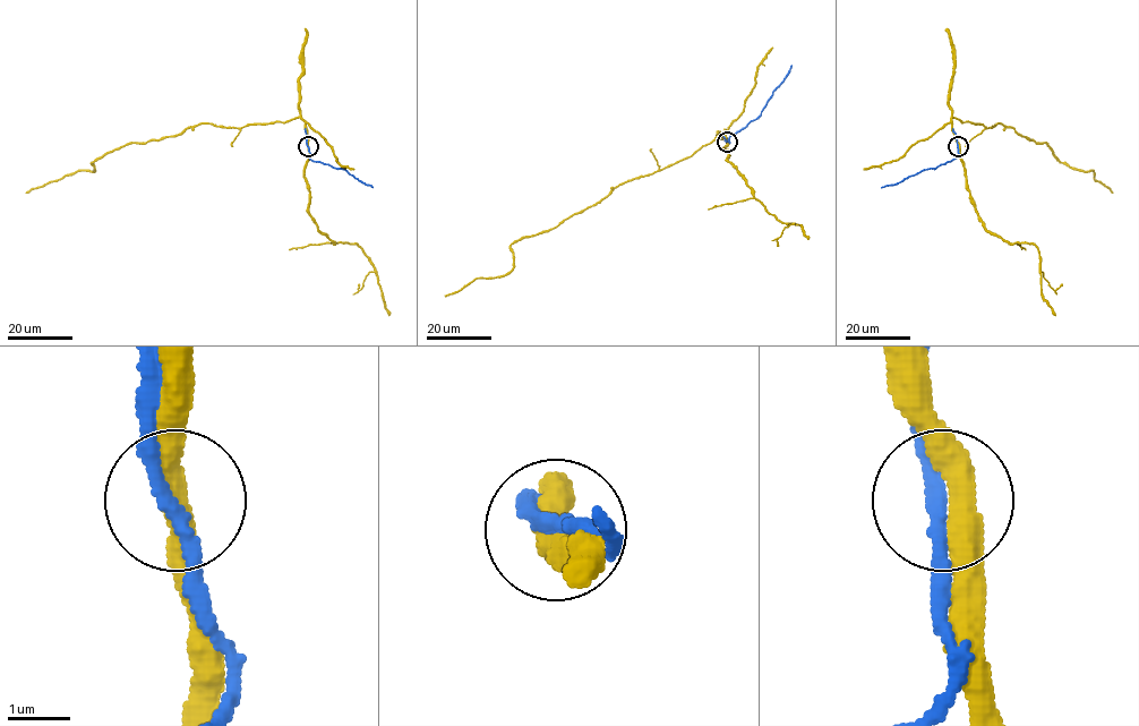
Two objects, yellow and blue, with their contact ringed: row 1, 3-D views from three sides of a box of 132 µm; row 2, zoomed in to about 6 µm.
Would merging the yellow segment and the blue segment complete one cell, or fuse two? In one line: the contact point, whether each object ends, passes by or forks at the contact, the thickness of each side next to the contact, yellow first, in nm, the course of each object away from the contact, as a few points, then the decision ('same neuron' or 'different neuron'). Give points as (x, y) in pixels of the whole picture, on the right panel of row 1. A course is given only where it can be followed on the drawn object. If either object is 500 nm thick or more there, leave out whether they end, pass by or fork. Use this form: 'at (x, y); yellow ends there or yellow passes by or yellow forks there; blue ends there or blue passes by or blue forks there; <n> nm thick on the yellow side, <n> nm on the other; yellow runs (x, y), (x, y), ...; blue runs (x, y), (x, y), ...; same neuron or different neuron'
at (958, 146); yellow passes by; blue passes by; 420 nm thick on the yellow side, 220 nm on the other; yellow runs (958, 146), (951, 118), (986, 128), (1001, 124), (1045, 143), (1062, 163), (1093, 170), (1112, 193); blue runs (958, 146), (958, 155), (951, 161), (881, 187); same neuron

